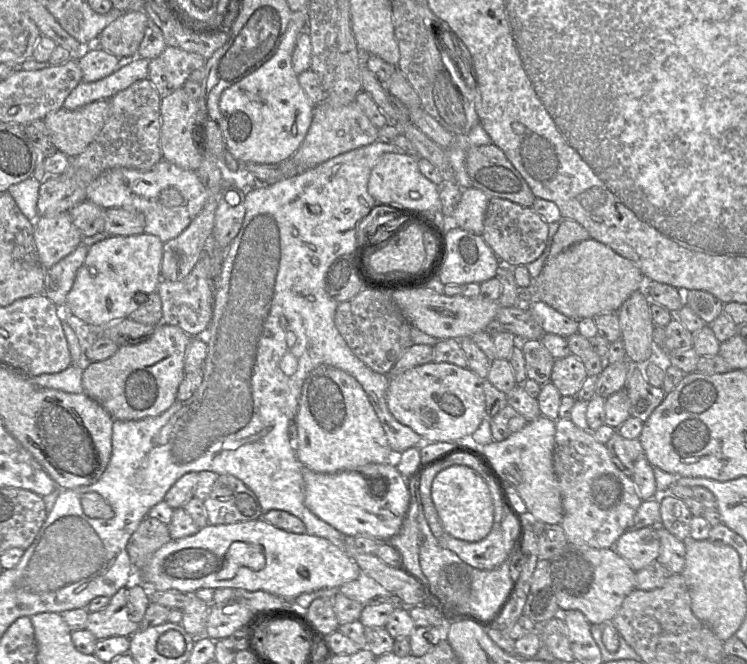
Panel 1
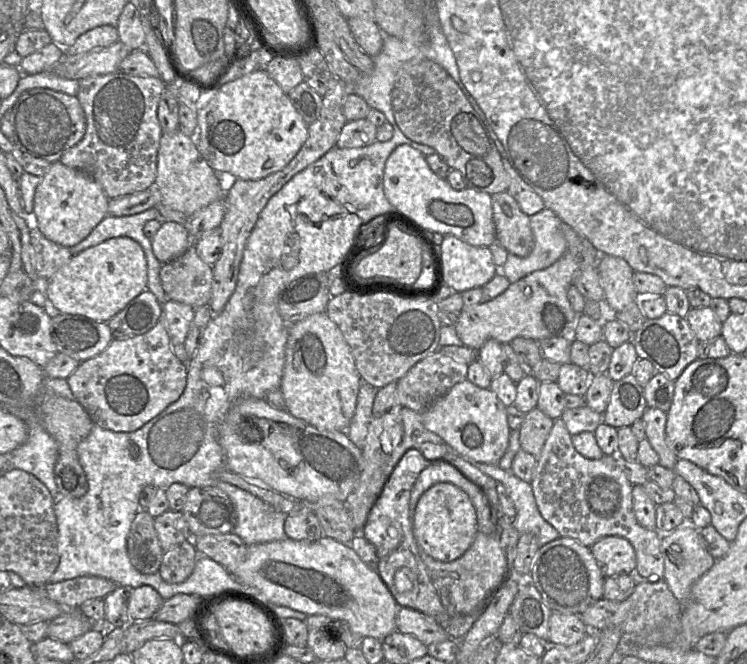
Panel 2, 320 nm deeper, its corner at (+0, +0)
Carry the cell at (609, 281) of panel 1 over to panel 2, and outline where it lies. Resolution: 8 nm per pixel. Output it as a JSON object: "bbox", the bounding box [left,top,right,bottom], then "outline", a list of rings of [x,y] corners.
{"bbox":[454,251,579,350],"outline":[[[566,251],[551,266],[510,283],[497,297],[463,307],[454,325],[457,336],[465,346],[475,350],[479,350],[489,339],[506,344],[516,337],[533,340],[557,336],[572,337],[579,314],[571,307],[567,291],[573,285],[578,269],[574,256]]]}

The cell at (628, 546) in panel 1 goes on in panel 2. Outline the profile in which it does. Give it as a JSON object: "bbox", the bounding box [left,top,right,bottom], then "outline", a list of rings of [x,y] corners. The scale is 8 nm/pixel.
{"bbox":[590,536,636,575],"outline":[[[605,536],[597,540],[590,550],[603,575],[635,574],[636,553],[631,543],[619,536]]]}

